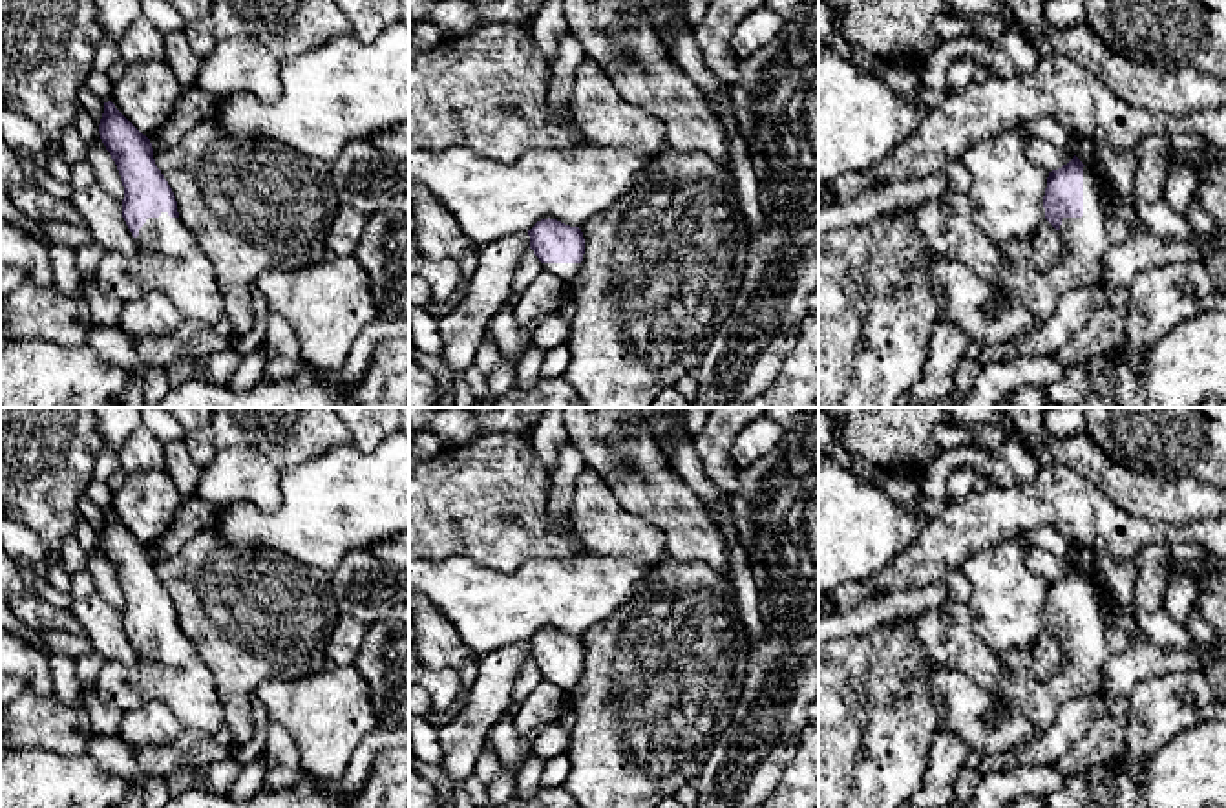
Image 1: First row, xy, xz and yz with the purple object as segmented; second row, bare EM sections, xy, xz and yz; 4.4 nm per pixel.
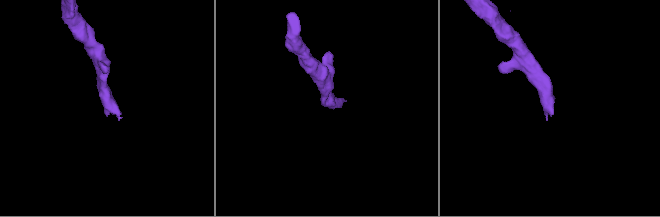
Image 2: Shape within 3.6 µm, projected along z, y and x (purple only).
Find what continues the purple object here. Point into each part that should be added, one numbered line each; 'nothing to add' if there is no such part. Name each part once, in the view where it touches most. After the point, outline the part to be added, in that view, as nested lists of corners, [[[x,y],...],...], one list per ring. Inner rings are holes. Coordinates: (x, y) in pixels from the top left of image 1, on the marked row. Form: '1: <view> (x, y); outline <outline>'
1: yz (947, 225); outline [[[1087,165],[1083,166],[1083,216],[1062,219],[1058,230],[1063,241],[1062,256],[1047,271],[1021,260],[1009,261],[1001,247],[976,227],[967,194],[948,192],[910,210],[921,238],[937,260],[963,263],[979,278],[1003,285],[1036,322],[1054,313],[1063,292],[1102,282],[1104,256],[1111,241],[1105,232],[1100,183]]]

